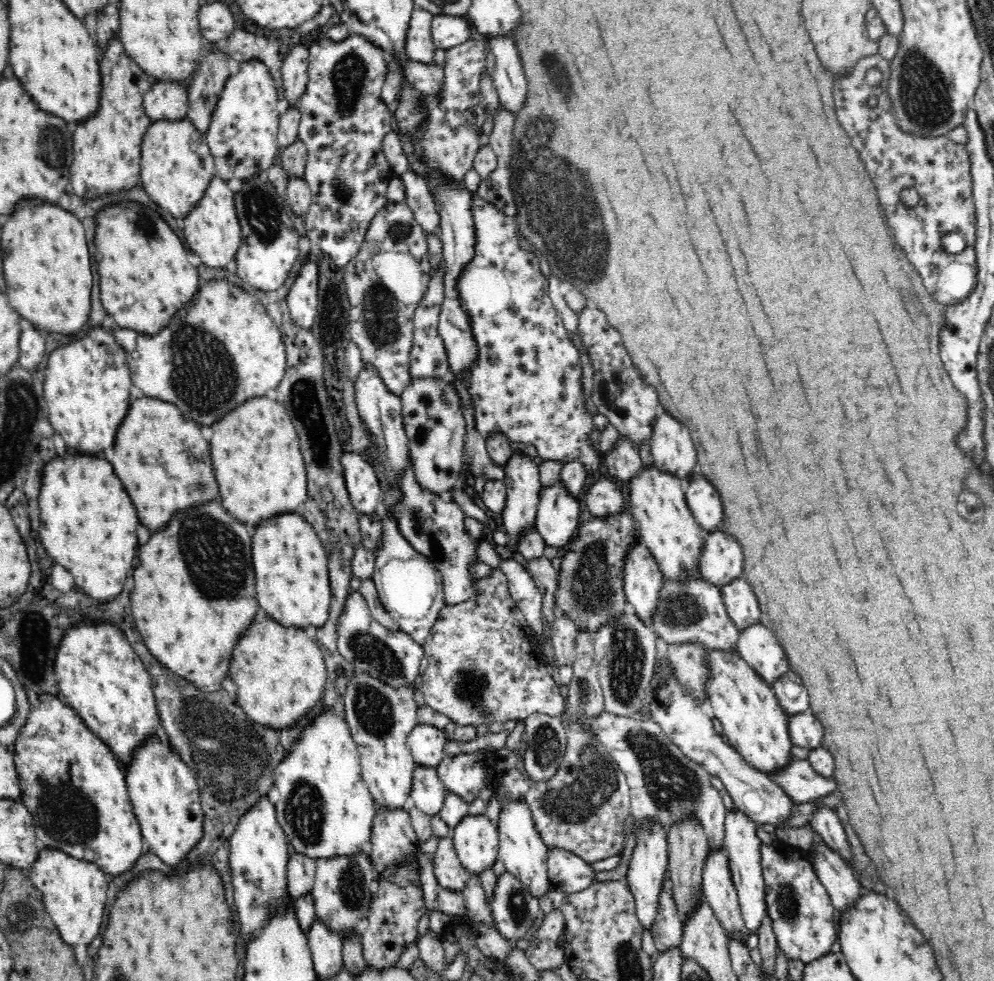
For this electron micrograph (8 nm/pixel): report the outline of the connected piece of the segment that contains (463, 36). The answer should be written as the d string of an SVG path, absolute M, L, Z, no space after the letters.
M433 15L431 33L437 49L446 52L475 36L467 17L452 15Z

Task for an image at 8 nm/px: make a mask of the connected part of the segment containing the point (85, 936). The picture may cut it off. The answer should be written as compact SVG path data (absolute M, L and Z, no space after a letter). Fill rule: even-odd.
M42 847L28 870L30 870L28 877L41 892L45 911L52 919L63 942L70 947L74 944L90 944L100 930L104 902L108 900L106 874L92 862L72 858L62 851L49 847Z

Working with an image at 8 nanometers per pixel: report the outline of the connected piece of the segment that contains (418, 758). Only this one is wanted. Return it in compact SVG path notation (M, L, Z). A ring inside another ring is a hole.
M416 724L406 739L414 762L424 768L436 768L444 756L446 737L433 726Z

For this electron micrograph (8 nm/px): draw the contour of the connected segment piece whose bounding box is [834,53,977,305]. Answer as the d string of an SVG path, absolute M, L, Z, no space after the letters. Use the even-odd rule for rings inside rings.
M864 56L856 60L852 70L846 74L834 78L834 102L840 124L846 128L846 132L852 138L854 148L858 150L860 158L866 162L866 168L870 172L870 178L874 186L878 188L878 196L882 202L882 208L886 212L886 220L896 236L896 242L900 244L906 258L913 265L913 270L923 281L923 286L930 296L944 305L961 303L975 287L975 206L973 203L973 189L970 176L970 163L966 149L962 144L956 144L946 135L918 135L914 131L906 131L897 124L897 109L892 105L892 97L889 96L889 78L891 76L891 64L880 56ZM878 66L884 74L884 81L878 88L870 88L864 84L864 74L868 68ZM912 188L918 192L920 200L916 206L908 206L902 200L902 190ZM955 232L961 234L965 240L965 247L960 252L948 252L942 246L944 234Z

